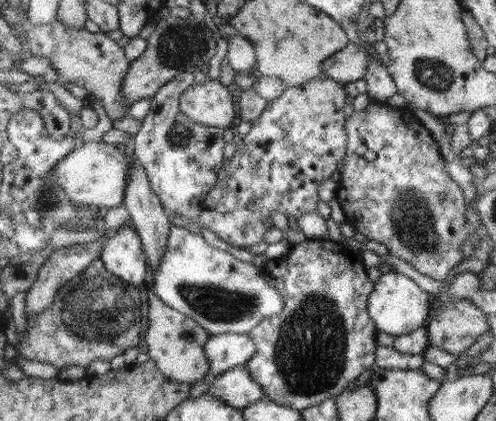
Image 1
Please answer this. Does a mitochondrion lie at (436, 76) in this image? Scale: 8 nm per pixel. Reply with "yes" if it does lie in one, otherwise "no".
yes

